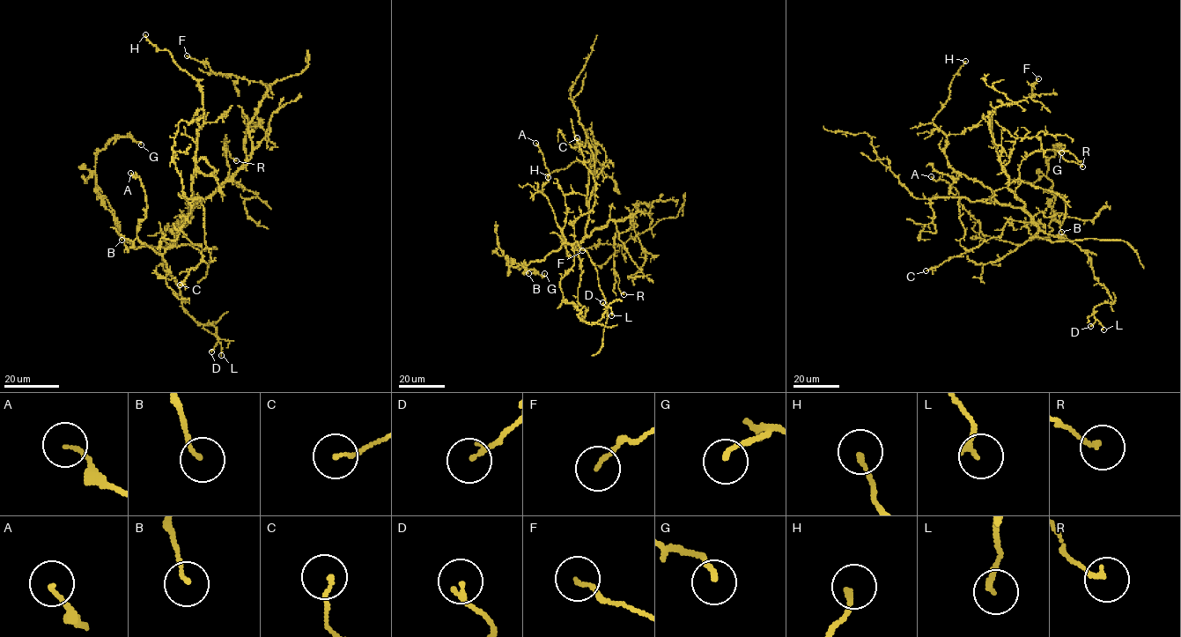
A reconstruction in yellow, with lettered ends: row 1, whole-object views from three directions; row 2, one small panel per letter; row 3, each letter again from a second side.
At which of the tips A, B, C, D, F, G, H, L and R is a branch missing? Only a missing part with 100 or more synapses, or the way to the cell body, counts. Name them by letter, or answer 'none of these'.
none of these

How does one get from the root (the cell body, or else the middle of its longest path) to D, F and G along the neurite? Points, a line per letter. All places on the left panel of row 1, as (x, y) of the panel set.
D: (190, 210), (176, 242), (162, 246), (159, 255), (182, 307), (197, 322), (216, 328), (211, 351)
F: (190, 210), (249, 159), (247, 123), (269, 85), (214, 73), (207, 63), (187, 55)
G: (190, 210), (169, 247), (135, 248), (117, 233), (114, 211), (96, 186), (95, 153), (113, 138), (141, 144)

